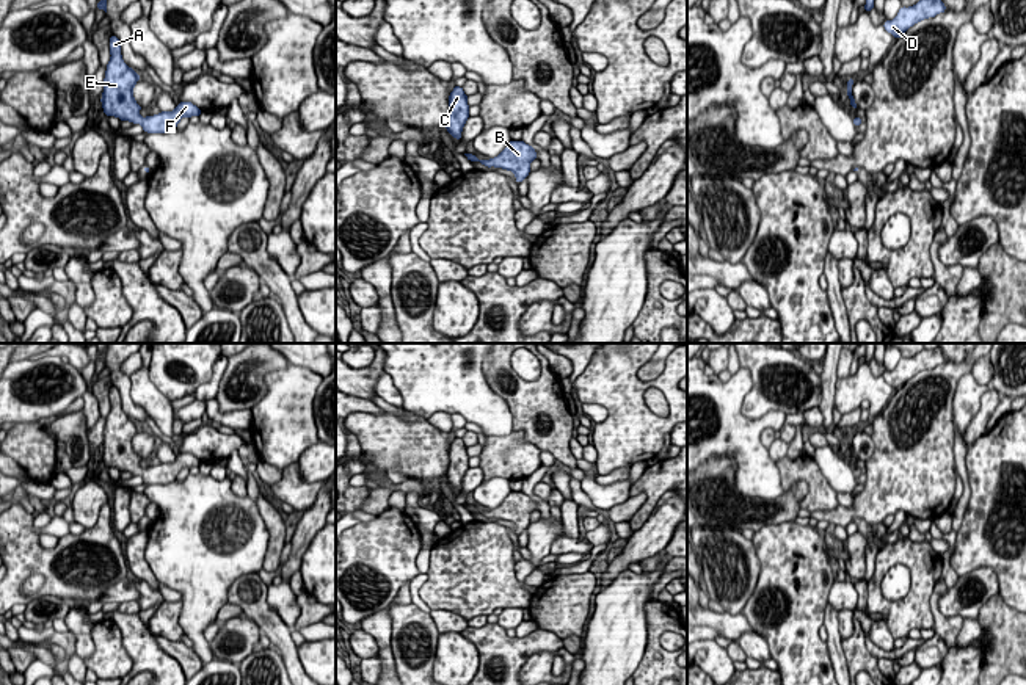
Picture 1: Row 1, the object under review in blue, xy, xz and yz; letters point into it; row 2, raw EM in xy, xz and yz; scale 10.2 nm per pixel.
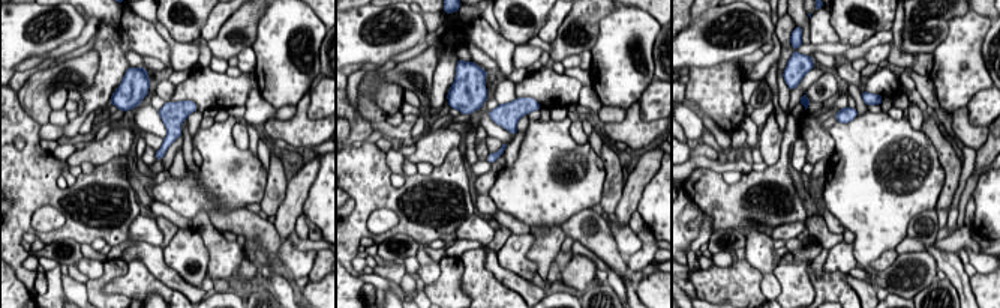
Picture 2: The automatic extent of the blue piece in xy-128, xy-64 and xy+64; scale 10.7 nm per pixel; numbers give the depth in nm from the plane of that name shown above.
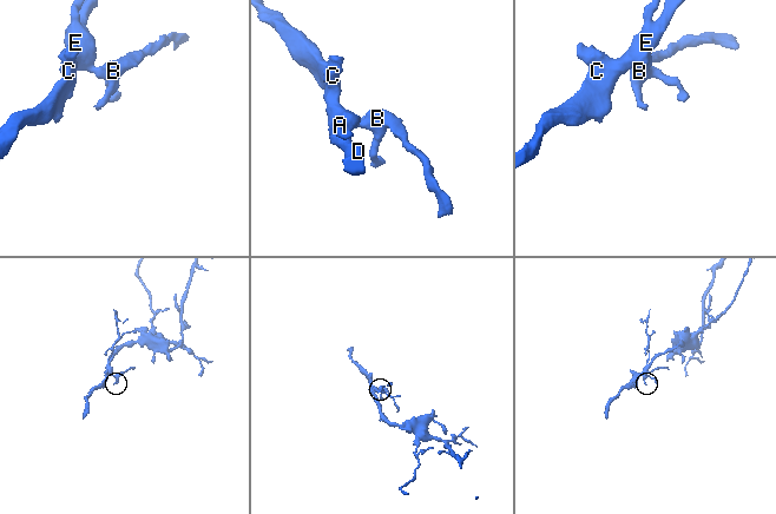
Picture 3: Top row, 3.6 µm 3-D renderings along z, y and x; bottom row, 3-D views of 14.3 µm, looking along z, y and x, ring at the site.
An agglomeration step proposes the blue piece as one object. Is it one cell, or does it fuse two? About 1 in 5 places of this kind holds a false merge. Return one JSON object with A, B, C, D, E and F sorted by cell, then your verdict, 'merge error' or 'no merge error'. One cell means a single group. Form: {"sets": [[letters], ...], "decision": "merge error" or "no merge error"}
{"sets": [["A", "B", "C", "D", "E", "F"]], "decision": "no merge error"}

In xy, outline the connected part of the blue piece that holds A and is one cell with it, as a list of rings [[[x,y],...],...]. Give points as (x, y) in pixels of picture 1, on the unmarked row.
[[[110,387],[110,414],[105,417],[102,459],[107,467],[116,467],[121,472],[140,475],[147,484],[169,484],[176,481],[184,467],[199,467],[201,459],[191,453],[180,453],[173,462],[162,462],[154,467],[141,469],[140,455],[133,450],[133,437],[140,426],[129,419],[121,408],[121,395],[118,387]]]

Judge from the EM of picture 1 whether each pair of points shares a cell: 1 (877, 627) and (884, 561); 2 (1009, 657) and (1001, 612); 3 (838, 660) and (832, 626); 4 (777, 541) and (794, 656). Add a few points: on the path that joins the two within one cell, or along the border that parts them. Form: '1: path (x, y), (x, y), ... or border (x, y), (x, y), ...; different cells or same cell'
1: border (882, 619), (895, 638); different cells
2: path (1009, 646), (1009, 629), (1003, 623); same cell
3: path (836, 652), (833, 634); same cell
4: path (791, 569), (793, 627); same cell

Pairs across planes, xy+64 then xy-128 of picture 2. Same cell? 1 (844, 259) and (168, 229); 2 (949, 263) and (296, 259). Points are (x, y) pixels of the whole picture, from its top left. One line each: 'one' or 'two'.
1: two
2: two

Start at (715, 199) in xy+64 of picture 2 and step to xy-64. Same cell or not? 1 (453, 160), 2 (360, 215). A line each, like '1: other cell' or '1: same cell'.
1: same cell
2: same cell

